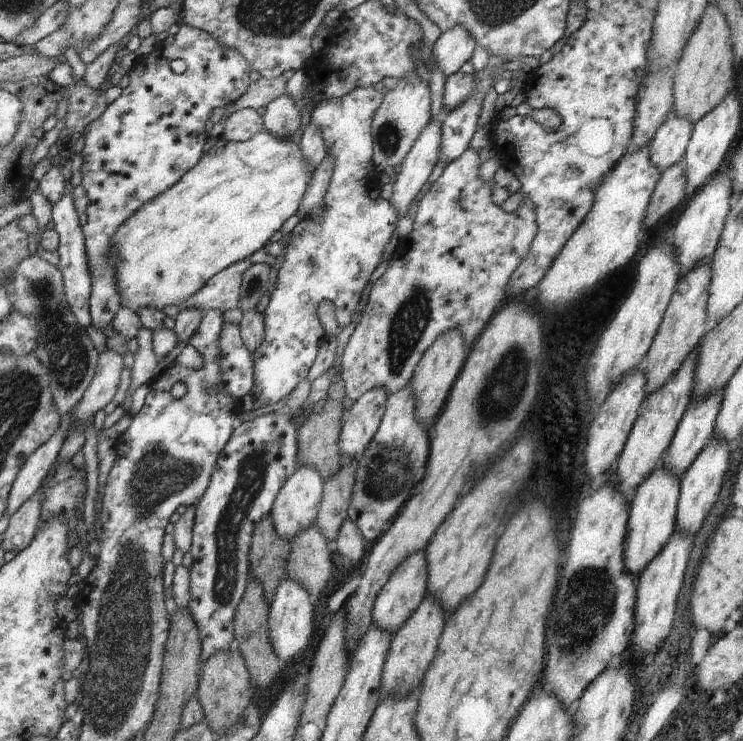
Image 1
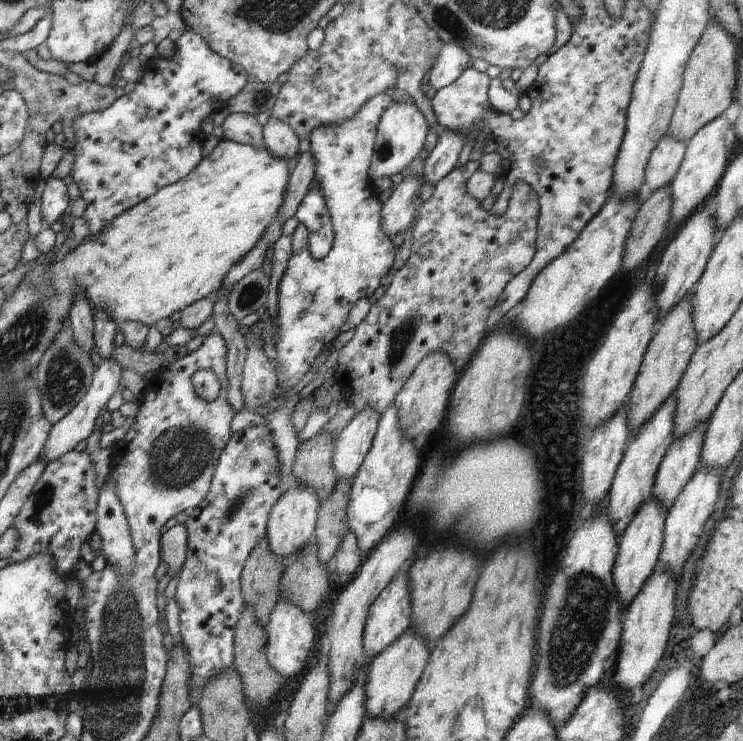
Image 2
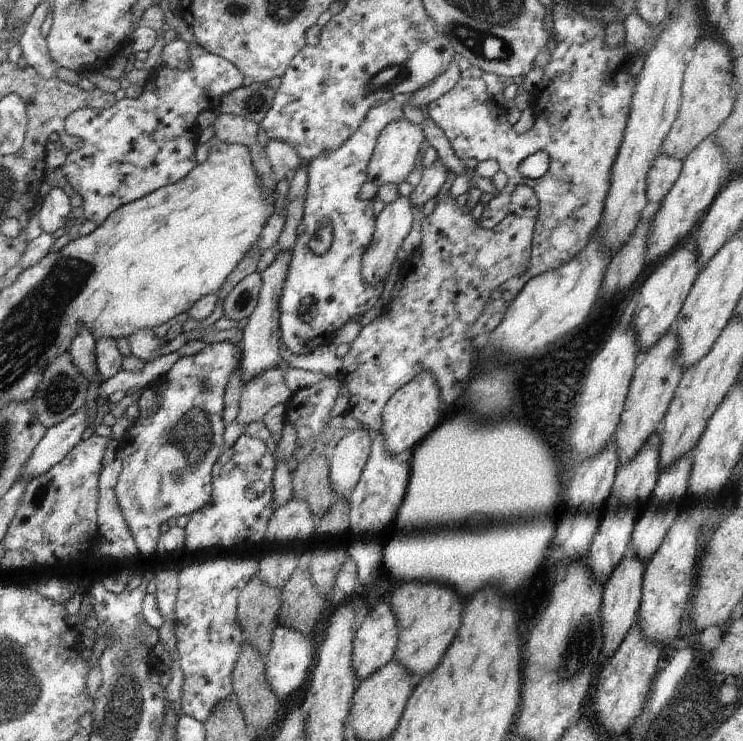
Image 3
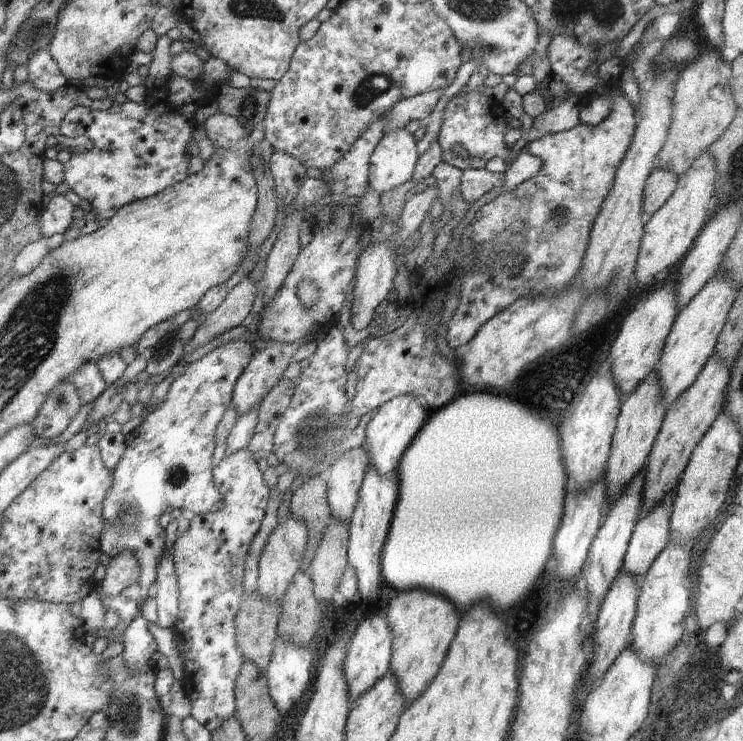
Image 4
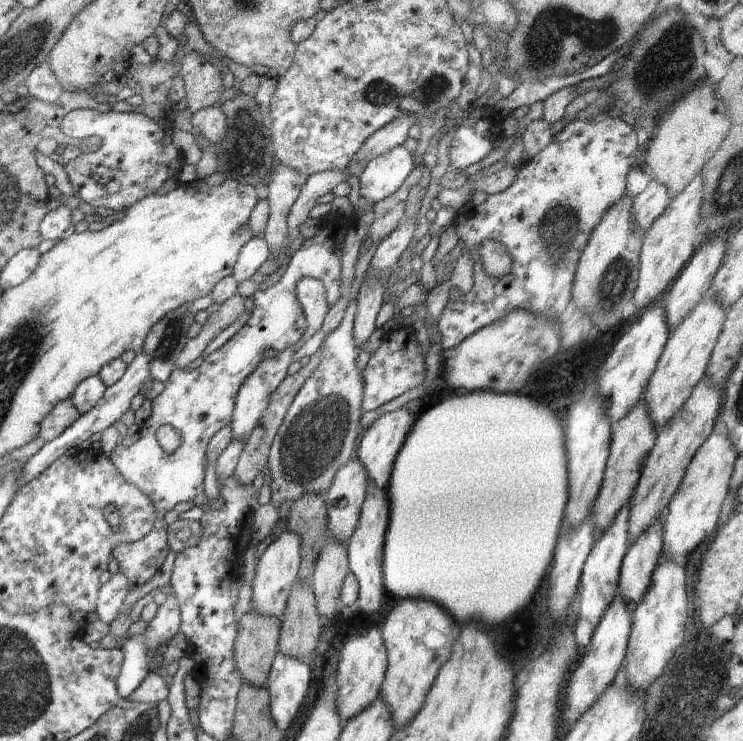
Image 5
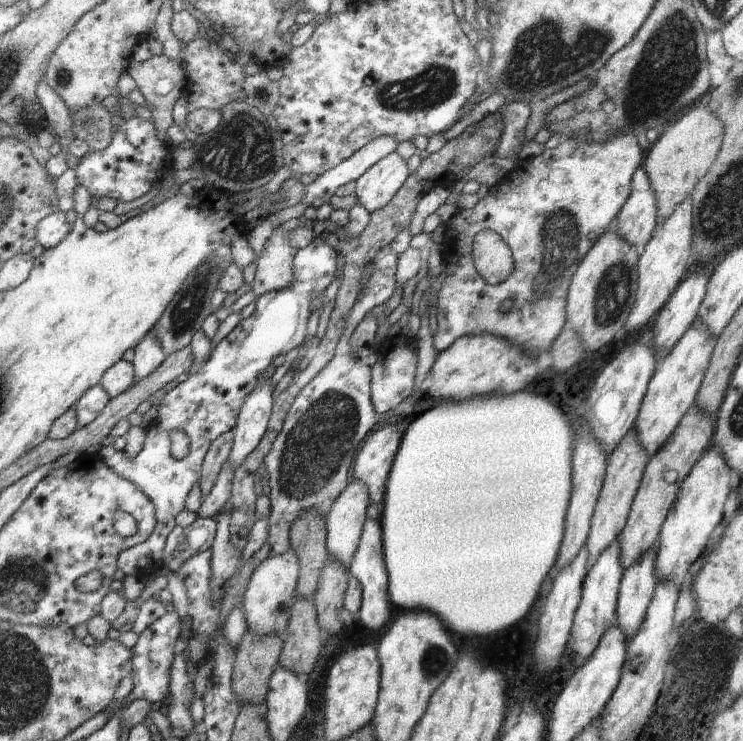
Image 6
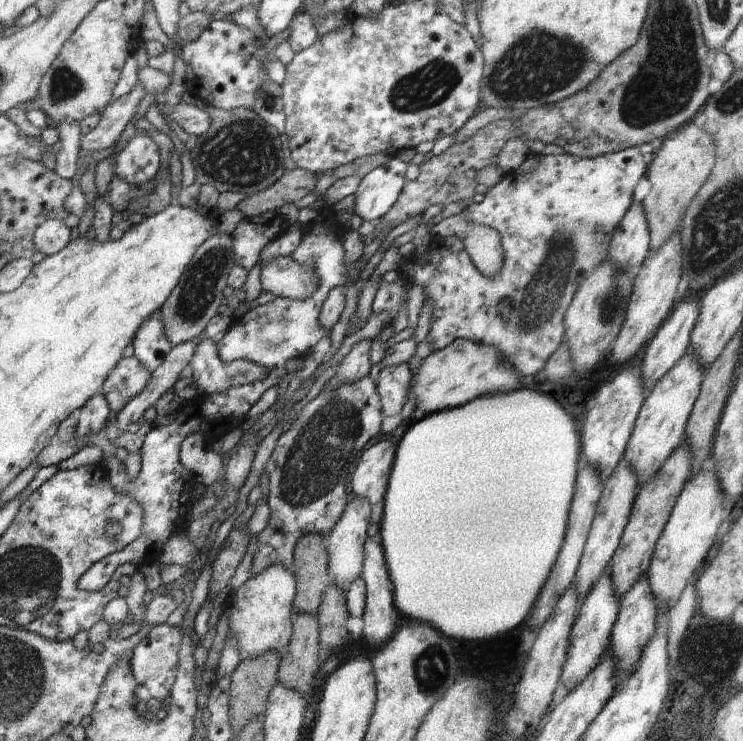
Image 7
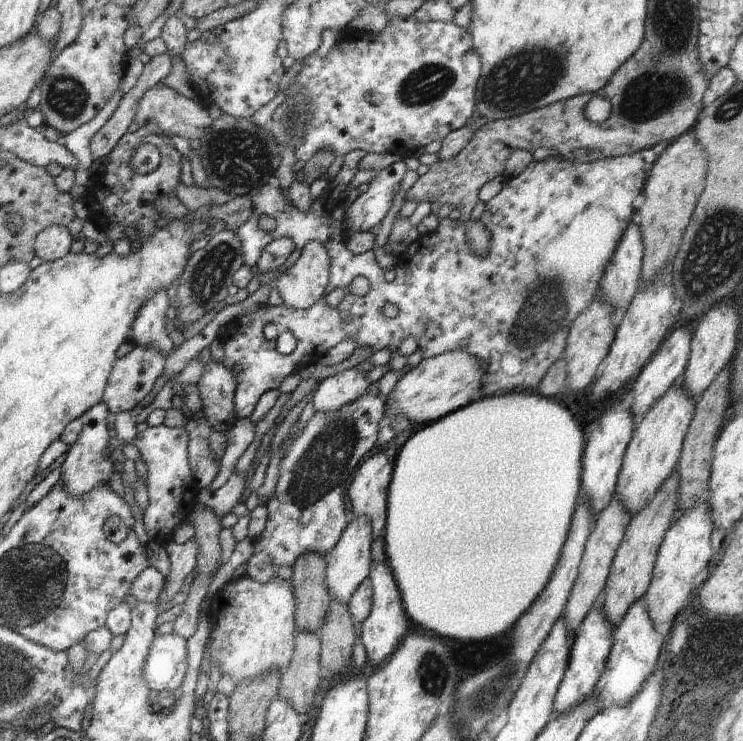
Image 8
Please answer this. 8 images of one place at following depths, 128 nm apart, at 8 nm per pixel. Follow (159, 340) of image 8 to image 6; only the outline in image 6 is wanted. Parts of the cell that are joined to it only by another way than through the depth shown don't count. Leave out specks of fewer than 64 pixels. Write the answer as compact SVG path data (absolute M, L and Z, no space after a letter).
M150 332L134 347L134 360L131 362L135 370L135 382L152 374L167 357L162 345Z

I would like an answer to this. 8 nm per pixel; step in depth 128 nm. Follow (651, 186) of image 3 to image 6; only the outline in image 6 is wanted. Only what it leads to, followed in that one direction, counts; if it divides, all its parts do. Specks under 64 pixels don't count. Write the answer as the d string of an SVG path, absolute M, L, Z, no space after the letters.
M632 191L616 218L618 236L641 251L653 237L657 224L658 207L654 191Z

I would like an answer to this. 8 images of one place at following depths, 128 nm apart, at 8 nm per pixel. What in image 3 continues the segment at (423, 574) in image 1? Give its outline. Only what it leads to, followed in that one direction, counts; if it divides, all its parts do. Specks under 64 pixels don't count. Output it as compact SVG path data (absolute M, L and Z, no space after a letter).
M390 610L388 616L363 622L352 641L351 661L357 684L392 661L398 643L396 617Z

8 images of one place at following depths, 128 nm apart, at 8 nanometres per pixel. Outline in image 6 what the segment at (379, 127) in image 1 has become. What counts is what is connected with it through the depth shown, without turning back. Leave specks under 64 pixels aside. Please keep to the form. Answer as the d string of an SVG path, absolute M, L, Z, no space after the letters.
M394 152L374 163L354 182L354 195L372 214L392 200L409 176L407 161Z

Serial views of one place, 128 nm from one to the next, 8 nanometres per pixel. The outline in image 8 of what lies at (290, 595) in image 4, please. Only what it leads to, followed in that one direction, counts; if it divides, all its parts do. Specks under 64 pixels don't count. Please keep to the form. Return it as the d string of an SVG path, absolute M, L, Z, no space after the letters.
M297 633L294 654L282 672L279 696L300 715L309 713L321 675L318 634Z

